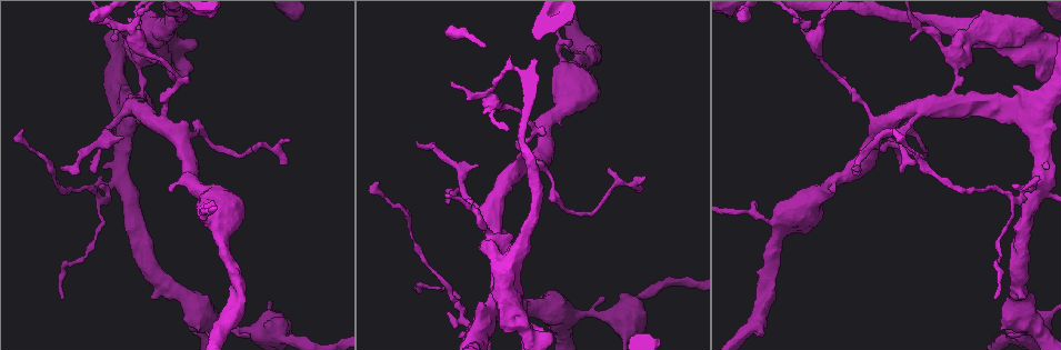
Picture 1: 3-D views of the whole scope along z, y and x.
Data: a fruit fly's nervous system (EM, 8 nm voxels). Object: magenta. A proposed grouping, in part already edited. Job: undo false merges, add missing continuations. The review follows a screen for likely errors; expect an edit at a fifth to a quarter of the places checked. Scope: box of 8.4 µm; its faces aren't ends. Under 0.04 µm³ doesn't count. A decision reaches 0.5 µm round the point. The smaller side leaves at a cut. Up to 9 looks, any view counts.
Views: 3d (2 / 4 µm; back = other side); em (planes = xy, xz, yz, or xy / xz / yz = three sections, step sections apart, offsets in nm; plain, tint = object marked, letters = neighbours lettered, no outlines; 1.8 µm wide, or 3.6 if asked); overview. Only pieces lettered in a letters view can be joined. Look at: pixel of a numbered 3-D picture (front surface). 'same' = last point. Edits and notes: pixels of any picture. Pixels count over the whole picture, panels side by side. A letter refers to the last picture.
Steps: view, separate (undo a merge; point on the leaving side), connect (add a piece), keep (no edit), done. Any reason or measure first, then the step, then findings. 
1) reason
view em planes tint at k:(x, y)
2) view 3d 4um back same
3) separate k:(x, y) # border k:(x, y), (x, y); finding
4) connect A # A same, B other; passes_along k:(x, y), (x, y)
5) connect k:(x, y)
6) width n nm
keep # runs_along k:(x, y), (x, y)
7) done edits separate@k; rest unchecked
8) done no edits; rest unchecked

three arms meet
view em planes letters at 1:(140, 72)

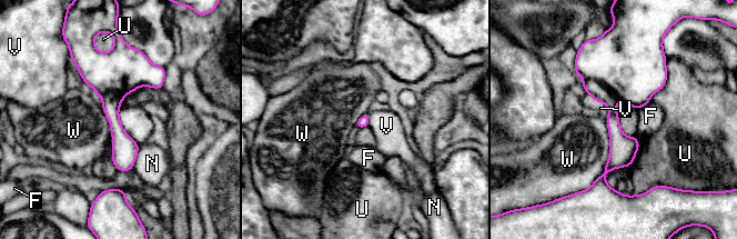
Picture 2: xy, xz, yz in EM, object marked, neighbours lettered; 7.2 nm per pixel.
separate 2:(625, 59) # F other, N other, U other, V other, W other; border 2:(583, 77), (601, 82), (618, 100); two cells meet here

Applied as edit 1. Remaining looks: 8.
see it whole again
view overview

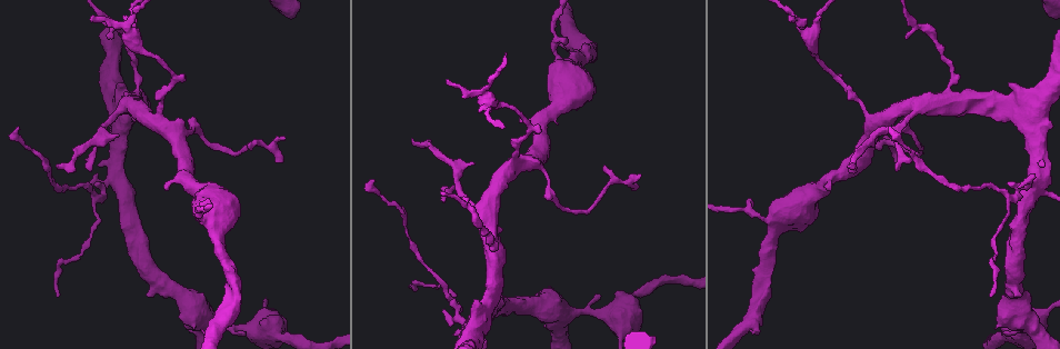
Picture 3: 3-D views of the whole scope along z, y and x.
abrupt turn
view em xz step 8 letters at 3:(458, 302)

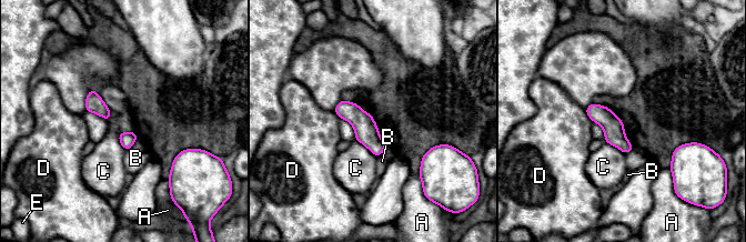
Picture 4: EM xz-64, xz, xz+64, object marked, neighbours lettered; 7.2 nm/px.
longest_contact C 170 nm
keep # A other, B other, C other, D other, E other; runs_along 4:(588, 110), (593, 110), (628, 148); continuous, no second cell

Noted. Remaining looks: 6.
done edits separate@2; rest unchecked

